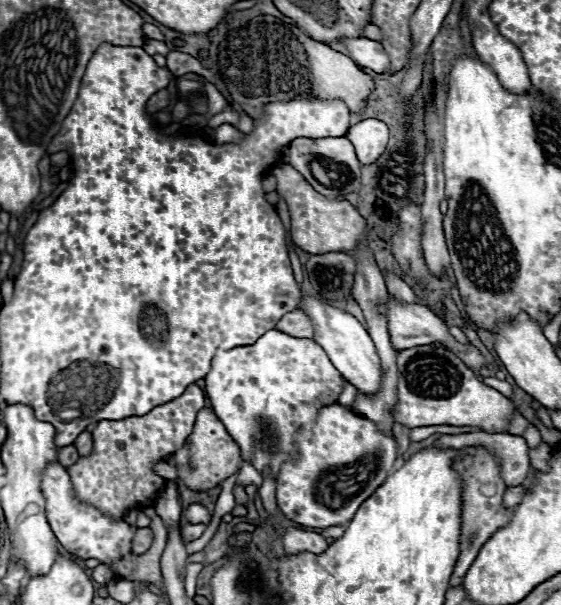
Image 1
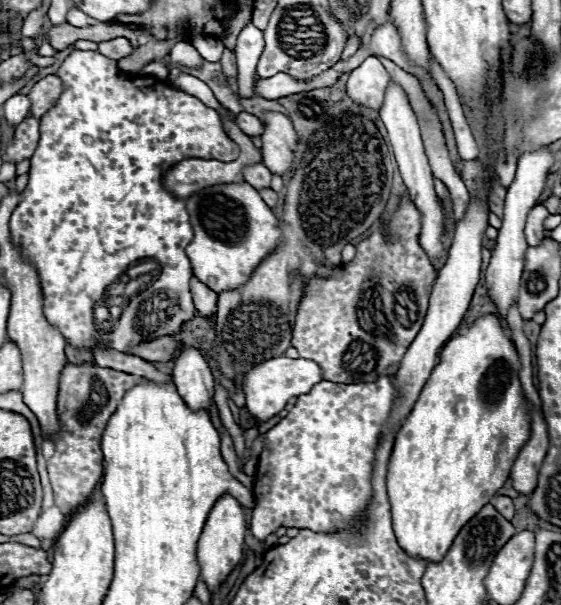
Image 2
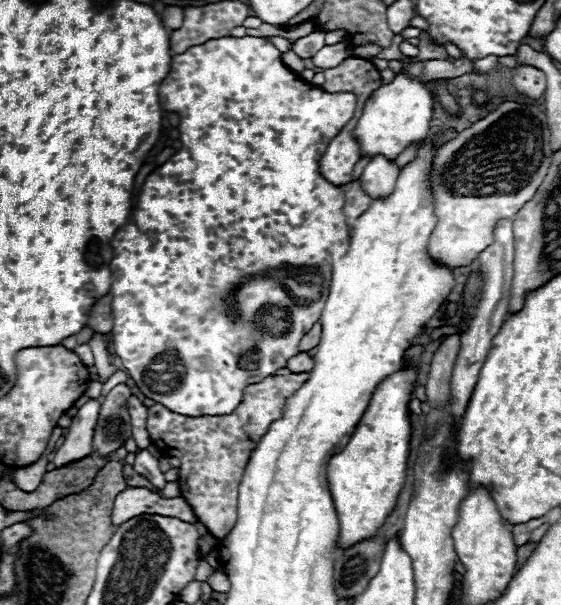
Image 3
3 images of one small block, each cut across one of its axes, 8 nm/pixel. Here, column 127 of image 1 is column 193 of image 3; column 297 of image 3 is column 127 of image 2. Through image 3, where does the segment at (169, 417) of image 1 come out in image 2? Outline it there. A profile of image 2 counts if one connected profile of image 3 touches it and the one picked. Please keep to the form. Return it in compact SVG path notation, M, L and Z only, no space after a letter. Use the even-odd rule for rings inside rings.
M66 364L60 376L60 392L58 392L58 416L62 422L62 430L52 436L56 446L54 456L48 460L48 474L54 490L54 504L62 510L64 516L76 512L76 508L84 506L94 488L102 478L102 450L100 440L110 416L116 412L124 392L144 378L118 372L112 368L100 366L72 366Z

